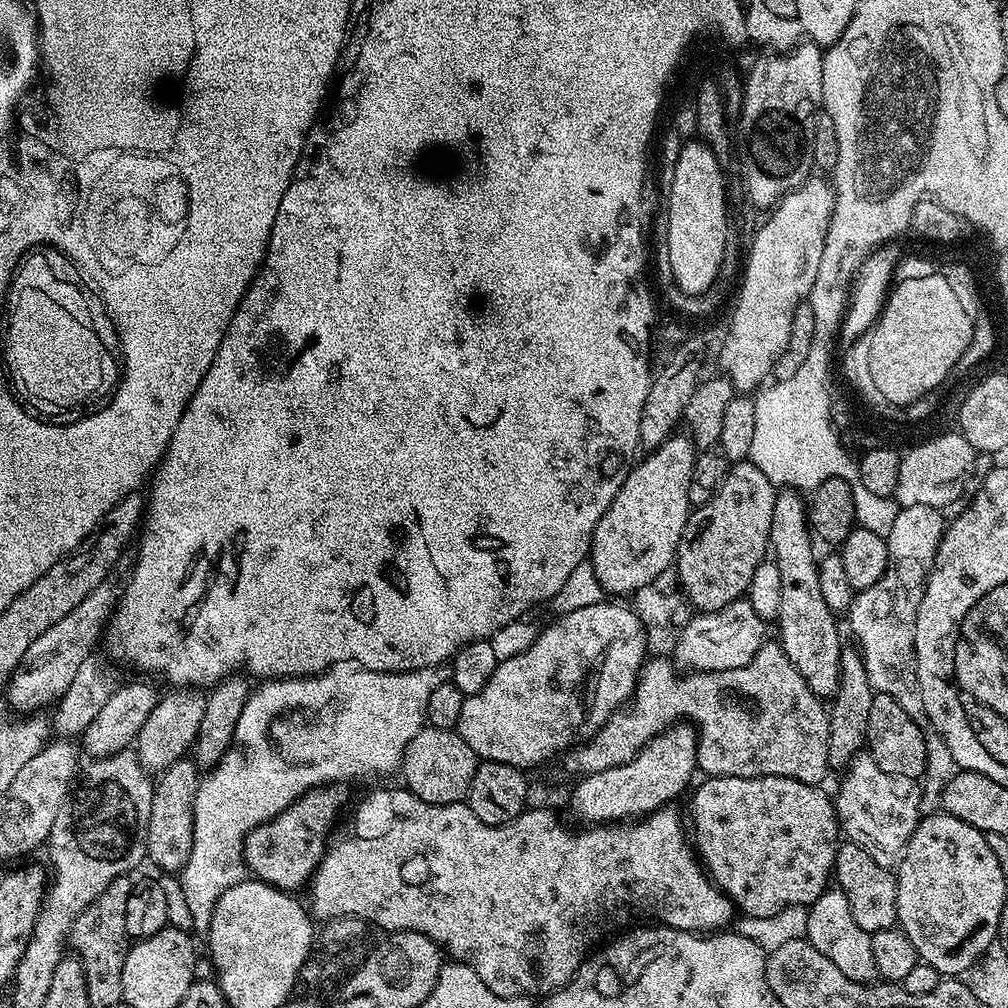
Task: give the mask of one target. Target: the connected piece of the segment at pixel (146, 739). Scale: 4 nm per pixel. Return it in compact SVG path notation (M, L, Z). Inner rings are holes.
M172 690L169 696L161 695L150 718L138 730L134 741L134 755L138 763L149 774L164 772L175 760L183 760L189 755L196 742L198 726L202 726L202 710L205 693L200 690Z

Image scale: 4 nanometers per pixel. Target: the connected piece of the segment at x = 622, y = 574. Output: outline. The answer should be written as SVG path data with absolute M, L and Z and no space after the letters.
M670 435L625 475L614 502L610 502L596 523L590 561L603 591L613 592L613 597L624 598L627 592L628 596L642 587L655 585L659 576L673 567L680 535L688 525L690 474L694 474L698 451L691 435L678 435Z

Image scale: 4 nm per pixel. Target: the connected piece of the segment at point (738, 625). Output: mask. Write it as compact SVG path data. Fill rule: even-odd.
M746 598L735 600L722 610L699 613L693 617L681 630L672 653L673 663L681 671L717 672L737 669L748 665L765 643L765 621L754 612Z

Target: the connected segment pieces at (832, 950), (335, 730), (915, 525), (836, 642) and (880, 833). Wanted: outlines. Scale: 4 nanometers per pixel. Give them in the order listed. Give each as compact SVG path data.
M832 886L825 890L821 896L808 908L808 931L806 939L818 950L818 954L826 954L846 978L863 984L873 983L877 979L874 966L874 953L870 942L872 933L862 930L858 922L854 922L854 913L850 911L850 902L846 902L846 894L842 894L839 888Z
M346 663L346 664L334 664L331 668L327 668L325 672L320 672L317 676L289 676L287 678L268 678L263 681L264 684L260 689L253 691L249 695L246 706L242 706L242 718L238 718L238 726L234 726L234 738L232 739L232 745L226 750L226 754L222 754L222 758L217 764L212 765L210 771L201 779L198 790L196 791L196 801L194 802L194 846L190 850L190 858L186 862L186 866L178 874L178 880L180 880L180 892L184 895L184 908L188 911L188 916L192 919L194 927L200 931L200 934L207 933L208 927L210 926L210 918L214 914L214 906L218 902L218 898L222 898L222 894L226 894L226 890L230 890L230 886L237 884L239 880L245 879L246 869L244 866L244 840L248 837L248 832L254 830L259 824L264 824L268 820L272 820L278 814L282 814L282 810L286 810L290 807L299 796L304 796L312 788L323 788L326 784L339 784L341 782L349 782L355 776L368 776L371 772L392 772L401 767L404 751L406 746L410 742L410 738L414 738L414 734L418 734L421 728L425 727L426 724L426 702L430 698L430 694L434 694L434 690L438 690L438 686L449 683L452 678L452 669L448 664L439 664L433 668L423 668L422 670L414 670L413 672L375 672L369 668L362 668L359 664Z
M934 506L901 507L894 526L890 526L888 541L888 565L884 576L874 586L859 589L852 597L846 619L852 623L855 647L860 649L866 662L866 674L870 678L873 693L884 692L902 710L912 712L914 706L923 705L925 693L918 686L916 669L916 615L922 606L928 576L934 566L938 546L944 537L946 521L940 509Z
M780 490L776 493L774 502L774 518L770 526L770 552L777 564L782 580L782 602L778 617L780 636L778 642L786 650L786 658L794 662L794 670L806 678L806 686L818 697L831 698L838 691L840 681L840 628L836 625L837 617L826 606L822 598L822 590L818 587L818 552L812 549L814 537L808 527L808 509L806 500L799 491Z
M867 751L858 753L841 776L844 777L840 780L840 789L834 792L836 822L841 833L851 843L862 846L878 866L895 869L922 819L921 785L910 778L886 774Z

